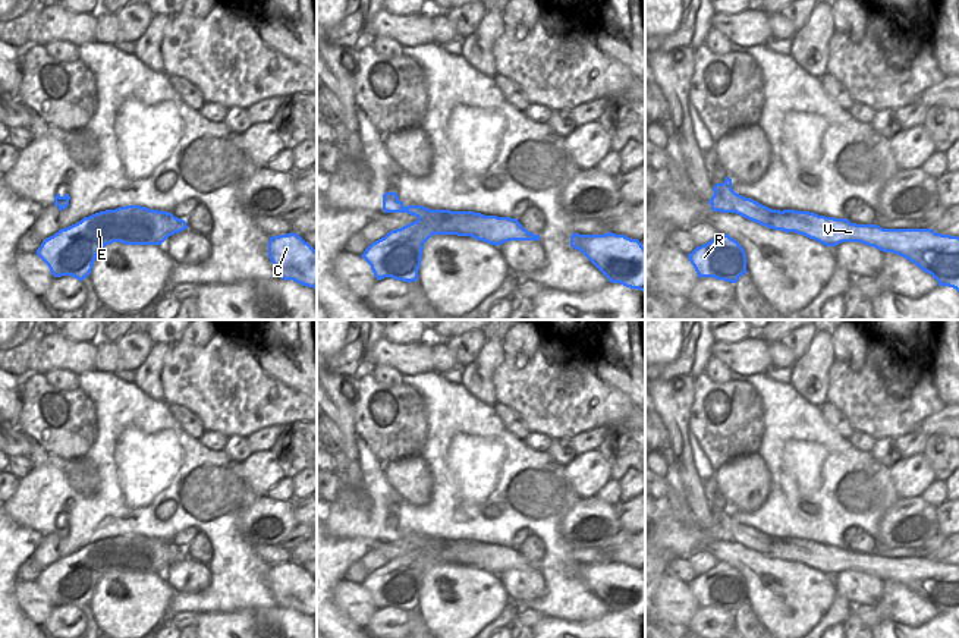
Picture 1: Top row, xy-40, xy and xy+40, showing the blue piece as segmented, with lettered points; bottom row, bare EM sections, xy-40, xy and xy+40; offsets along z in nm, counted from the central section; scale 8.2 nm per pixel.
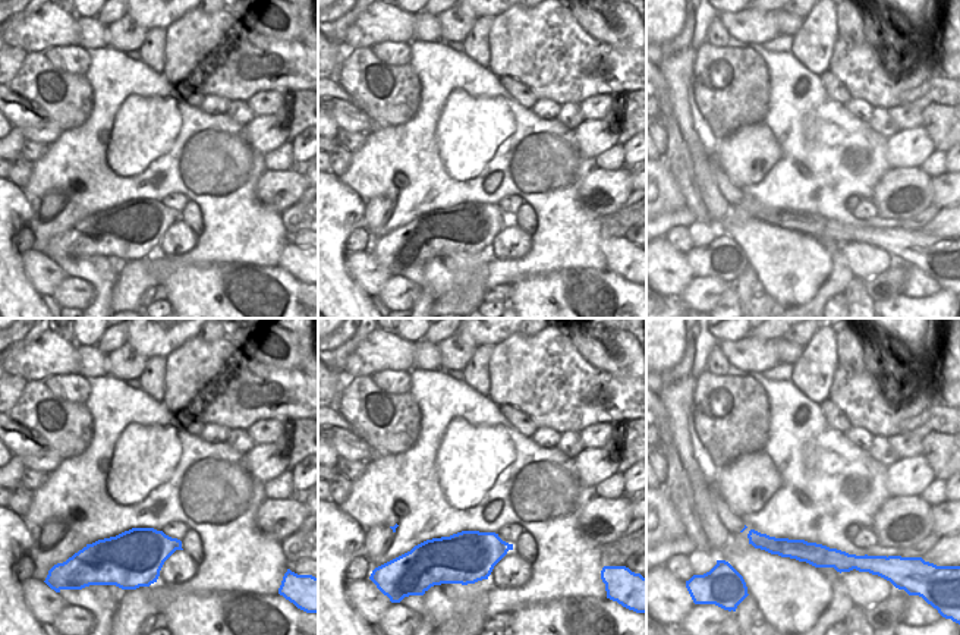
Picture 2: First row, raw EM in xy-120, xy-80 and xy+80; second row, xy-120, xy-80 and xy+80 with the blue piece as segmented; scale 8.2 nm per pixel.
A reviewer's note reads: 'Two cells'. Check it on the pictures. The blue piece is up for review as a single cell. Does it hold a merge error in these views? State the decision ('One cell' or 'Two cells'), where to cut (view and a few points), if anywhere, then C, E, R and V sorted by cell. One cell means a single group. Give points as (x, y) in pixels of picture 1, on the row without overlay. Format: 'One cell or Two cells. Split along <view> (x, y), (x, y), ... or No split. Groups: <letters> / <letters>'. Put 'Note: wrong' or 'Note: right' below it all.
Two cells. Split along xy (418, 546), (431, 541), (440, 556), (472, 565). Groups: C V / E R.
Note: right

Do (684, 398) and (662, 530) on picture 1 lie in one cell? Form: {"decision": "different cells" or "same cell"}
{"decision": "different cells"}

